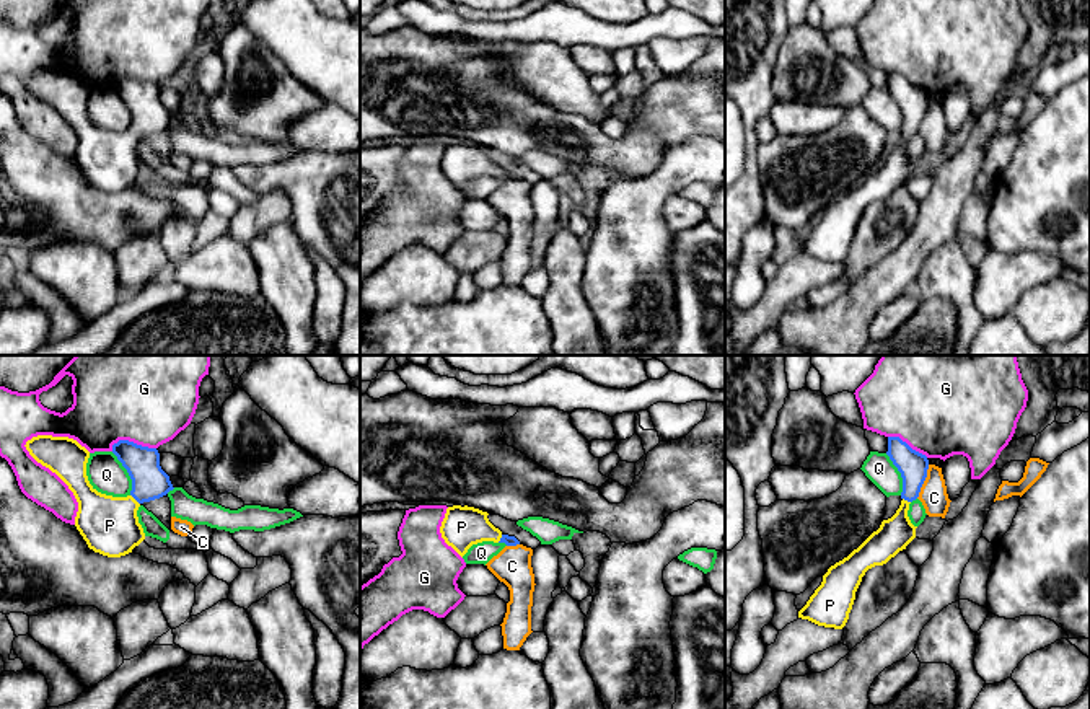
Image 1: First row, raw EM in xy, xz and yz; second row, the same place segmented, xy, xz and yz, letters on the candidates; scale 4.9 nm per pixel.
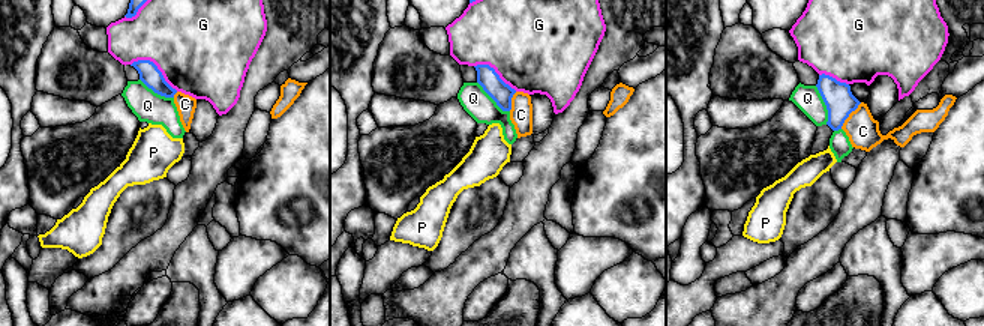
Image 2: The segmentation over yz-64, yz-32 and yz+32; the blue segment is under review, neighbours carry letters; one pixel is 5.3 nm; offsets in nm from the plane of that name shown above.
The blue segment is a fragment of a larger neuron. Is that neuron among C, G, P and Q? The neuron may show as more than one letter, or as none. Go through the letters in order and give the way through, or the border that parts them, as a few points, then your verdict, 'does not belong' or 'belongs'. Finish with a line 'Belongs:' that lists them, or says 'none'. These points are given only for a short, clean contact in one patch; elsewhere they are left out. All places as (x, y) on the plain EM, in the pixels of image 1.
C: border along yz (929, 100), (927, 111), (916, 132); does not belong
G: does not belong
P: runs through xy (149, 116), (134, 132), (109, 160); belongs
Q: does not belong
Belongs: P

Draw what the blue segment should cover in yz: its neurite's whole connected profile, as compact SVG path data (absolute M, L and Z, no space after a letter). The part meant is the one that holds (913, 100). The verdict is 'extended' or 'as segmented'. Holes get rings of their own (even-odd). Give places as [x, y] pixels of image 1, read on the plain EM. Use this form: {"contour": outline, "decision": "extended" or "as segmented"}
{"contour": "M888 72L886 90L903 112L899 143L891 153L883 155L880 163L857 184L828 204L821 220L798 246L798 253L818 261L842 264L865 207L886 199L916 173L917 161L911 158L908 145L909 139L919 132L927 112L929 95L899 72Z", "decision": "extended"}

